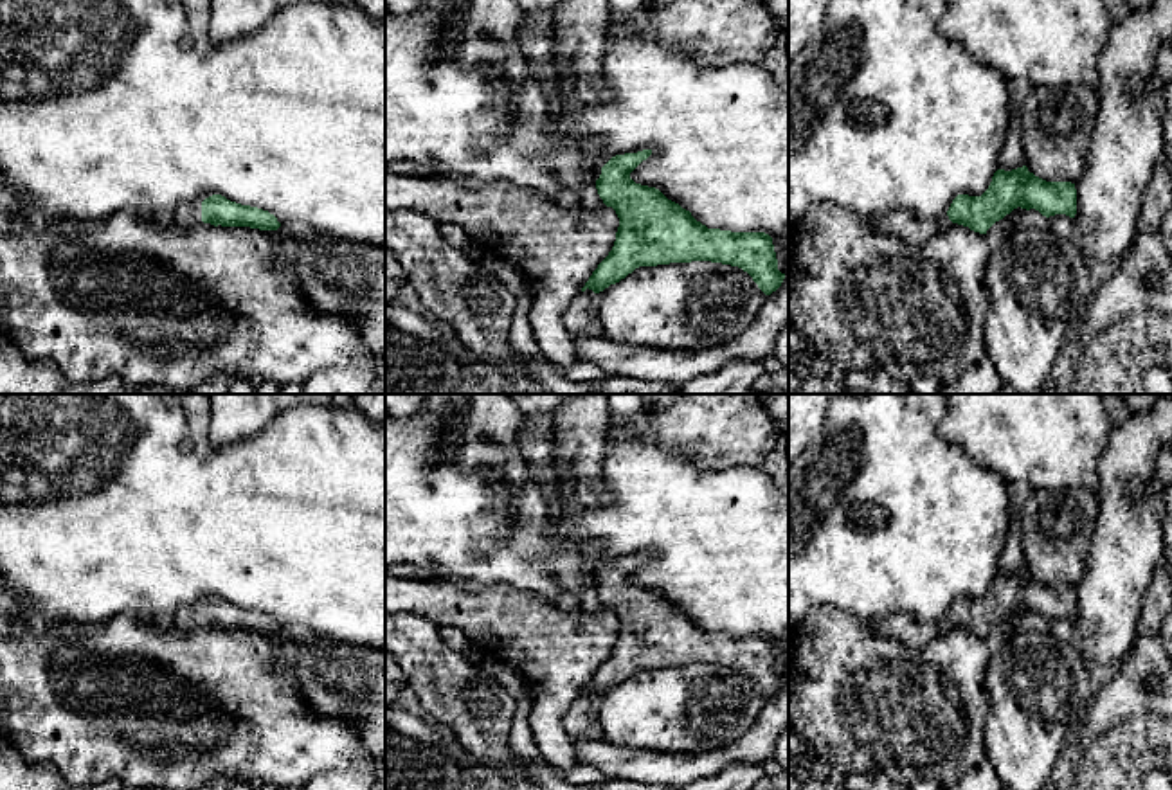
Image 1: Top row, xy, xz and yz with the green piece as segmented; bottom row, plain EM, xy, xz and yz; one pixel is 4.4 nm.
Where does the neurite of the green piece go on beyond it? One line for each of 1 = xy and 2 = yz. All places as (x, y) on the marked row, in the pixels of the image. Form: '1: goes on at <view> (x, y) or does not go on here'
1: goes on at xy (191, 213)
2: goes on at yz (906, 225)

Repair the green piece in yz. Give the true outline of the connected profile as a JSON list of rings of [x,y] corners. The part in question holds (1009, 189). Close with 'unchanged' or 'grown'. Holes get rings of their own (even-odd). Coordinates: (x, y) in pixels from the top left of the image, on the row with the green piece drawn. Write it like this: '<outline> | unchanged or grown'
[[[1026,166],[1012,171],[997,169],[981,196],[958,194],[942,218],[924,220],[913,212],[893,209],[871,218],[870,223],[880,232],[897,236],[904,243],[924,245],[951,223],[987,234],[996,221],[1017,207],[1026,211],[1035,209],[1046,218],[1055,214],[1075,218],[1075,184],[1046,182],[1030,173]]] | grown

